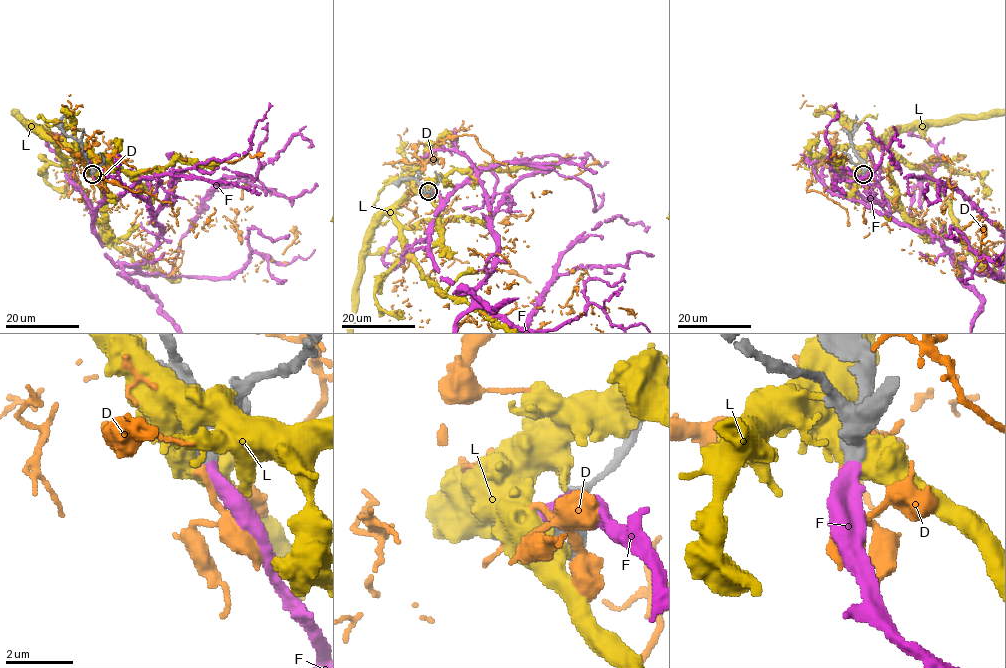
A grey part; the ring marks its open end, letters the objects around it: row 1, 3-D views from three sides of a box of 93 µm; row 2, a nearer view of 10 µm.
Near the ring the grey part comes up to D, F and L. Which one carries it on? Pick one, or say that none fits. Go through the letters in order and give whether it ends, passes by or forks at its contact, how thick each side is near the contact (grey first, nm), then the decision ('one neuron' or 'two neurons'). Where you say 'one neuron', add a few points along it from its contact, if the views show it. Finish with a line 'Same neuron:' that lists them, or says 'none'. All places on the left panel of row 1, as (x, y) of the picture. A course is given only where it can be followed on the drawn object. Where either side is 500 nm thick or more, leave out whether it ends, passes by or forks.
D: it ends | 440/190 nm | two neurons
F: it ends | 480/480 nm | one neuron
L: 600/1050 nm | two neurons
Same neuron: F

